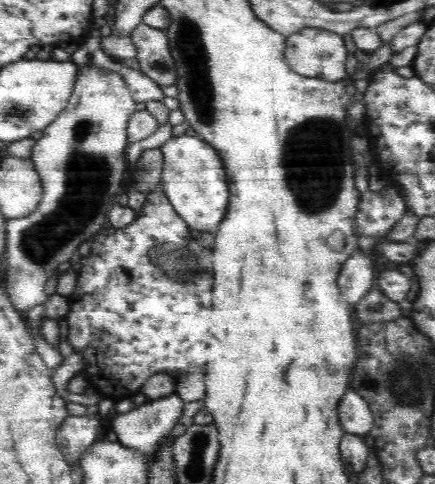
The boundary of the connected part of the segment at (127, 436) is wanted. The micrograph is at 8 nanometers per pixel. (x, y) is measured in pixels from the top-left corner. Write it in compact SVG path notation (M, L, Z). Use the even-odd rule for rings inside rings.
M175 392L154 398L154 400L149 399L139 406L135 405L127 413L119 413L112 421L113 430L117 434L118 440L126 446L154 446L162 435L172 430L176 419L182 414L183 402L184 400Z

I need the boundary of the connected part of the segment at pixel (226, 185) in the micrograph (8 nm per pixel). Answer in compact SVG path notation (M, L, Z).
M193 132L171 137L160 147L163 153L162 184L174 209L191 228L215 232L230 206L231 184L219 151Z

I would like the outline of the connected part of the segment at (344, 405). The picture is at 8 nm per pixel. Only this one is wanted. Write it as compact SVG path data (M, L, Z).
M350 388L345 392L337 413L345 434L365 438L374 428L372 411L357 392Z

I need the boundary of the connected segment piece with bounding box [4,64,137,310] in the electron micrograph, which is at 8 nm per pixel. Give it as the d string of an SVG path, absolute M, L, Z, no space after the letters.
M77 64L77 71L75 72L75 79L73 82L73 89L70 93L67 105L59 118L56 118L55 122L52 122L49 126L46 126L40 133L35 136L36 144L32 148L31 160L34 161L34 166L38 171L41 182L43 183L43 196L40 200L40 204L36 210L33 210L30 214L24 215L23 217L7 219L7 225L5 234L7 236L6 252L4 259L6 260L6 291L12 303L16 307L16 310L29 310L31 307L36 305L42 305L48 298L48 295L44 293L44 284L50 276L54 275L57 271L58 265L62 263L72 262L76 259L77 251L80 249L82 244L90 241L95 234L108 225L107 214L110 210L110 200L114 194L123 192L122 180L124 180L124 172L126 172L126 160L125 152L129 146L126 141L126 130L128 128L128 120L136 113L134 109L135 103L132 100L128 85L124 75L120 74L120 71L112 71L106 69L106 67L100 67L92 64Z

